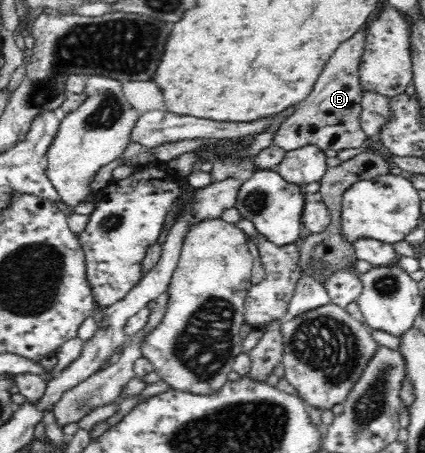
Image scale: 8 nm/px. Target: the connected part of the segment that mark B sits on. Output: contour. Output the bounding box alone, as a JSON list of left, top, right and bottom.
[272,27,368,151]

